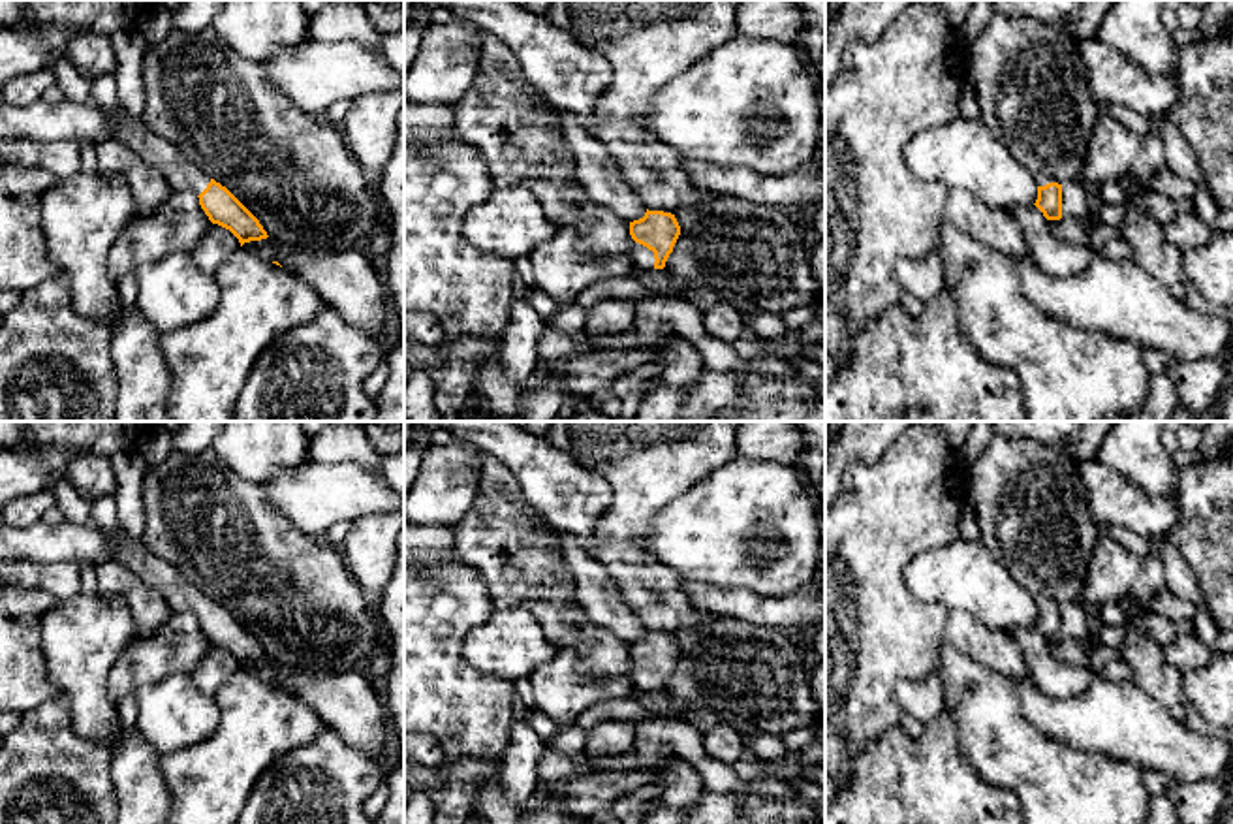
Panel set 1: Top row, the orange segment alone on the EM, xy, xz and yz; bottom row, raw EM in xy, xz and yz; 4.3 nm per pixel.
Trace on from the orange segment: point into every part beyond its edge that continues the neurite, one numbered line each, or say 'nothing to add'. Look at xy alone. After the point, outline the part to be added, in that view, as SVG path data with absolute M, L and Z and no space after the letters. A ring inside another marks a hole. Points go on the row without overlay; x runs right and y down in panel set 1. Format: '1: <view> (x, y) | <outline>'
1: xy (181, 595) | M68 478L51 489L55 504L64 517L75 525L94 527L120 546L120 563L135 572L148 587L162 594L171 613L192 611L201 615L211 598L190 583L173 564L152 555L141 540L130 536L122 527L101 529L92 519L92 500L83 497Z

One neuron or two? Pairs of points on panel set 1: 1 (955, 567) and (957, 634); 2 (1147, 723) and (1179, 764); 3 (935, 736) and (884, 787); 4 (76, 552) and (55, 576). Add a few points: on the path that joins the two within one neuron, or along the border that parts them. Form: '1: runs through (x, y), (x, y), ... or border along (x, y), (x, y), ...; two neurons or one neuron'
1: border along (950, 610), (965, 610), (985, 625), (998, 629); two neurons
2: runs through (1153, 732), (1175, 755); one neuron
3: runs through (921, 749), (897, 774); one neuron
4: border along (23, 561), (68, 561), (78, 567); two neurons

